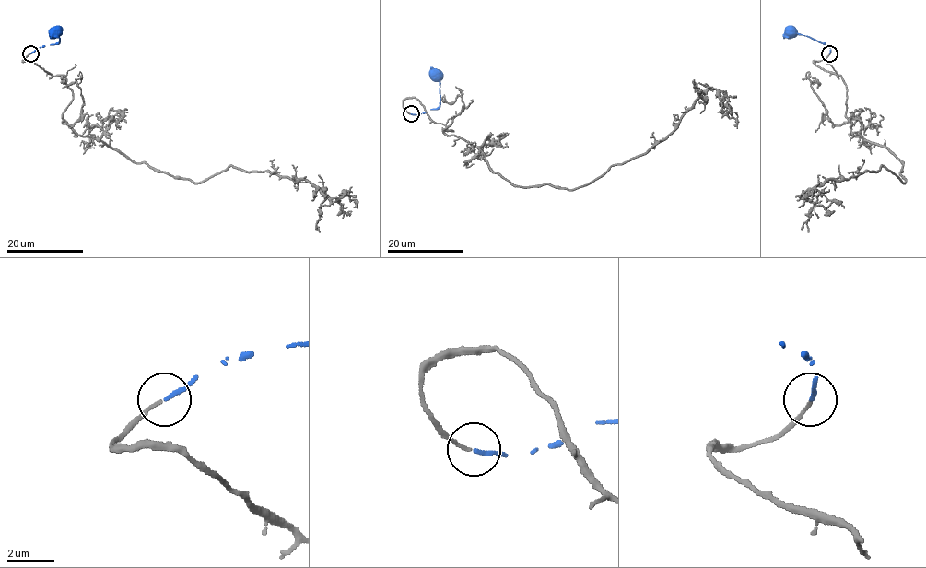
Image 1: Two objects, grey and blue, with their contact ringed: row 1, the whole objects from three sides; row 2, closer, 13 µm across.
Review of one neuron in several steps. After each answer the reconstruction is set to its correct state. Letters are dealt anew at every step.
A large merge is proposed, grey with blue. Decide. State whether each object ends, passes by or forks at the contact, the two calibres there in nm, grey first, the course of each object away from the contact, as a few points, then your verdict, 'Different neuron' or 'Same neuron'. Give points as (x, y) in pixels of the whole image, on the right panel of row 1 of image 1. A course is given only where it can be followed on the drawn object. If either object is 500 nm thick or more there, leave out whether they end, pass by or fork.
At the ring grey ends. At the ring blue ends. Thickness 110 nm (grey) against 160 nm. Course of grey: (829, 53), (814, 62), (842, 78), (850, 131), (884, 145), (906, 182), (883, 166), (804, 197), (844, 208). Course of blue: (829, 53), (829, 47), (825, 44), (791, 31). Same neuron

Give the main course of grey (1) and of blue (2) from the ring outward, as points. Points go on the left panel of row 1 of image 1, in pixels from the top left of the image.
1: (30, 53), (65, 78), (63, 119), (136, 163), (196, 183), (230, 166), (271, 171), (357, 208)
2: (30, 53), (41, 47), (59, 43), (59, 34), (54, 31)

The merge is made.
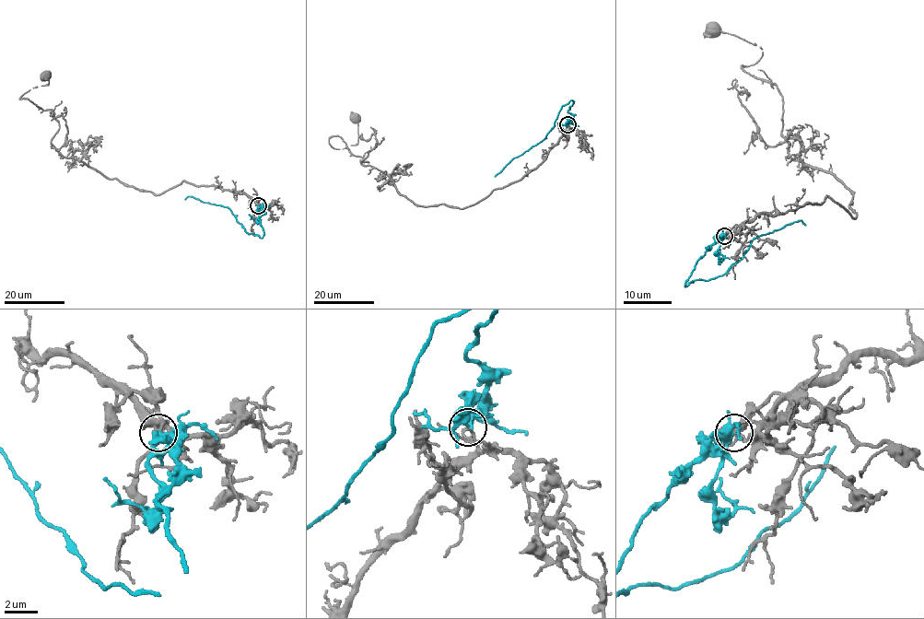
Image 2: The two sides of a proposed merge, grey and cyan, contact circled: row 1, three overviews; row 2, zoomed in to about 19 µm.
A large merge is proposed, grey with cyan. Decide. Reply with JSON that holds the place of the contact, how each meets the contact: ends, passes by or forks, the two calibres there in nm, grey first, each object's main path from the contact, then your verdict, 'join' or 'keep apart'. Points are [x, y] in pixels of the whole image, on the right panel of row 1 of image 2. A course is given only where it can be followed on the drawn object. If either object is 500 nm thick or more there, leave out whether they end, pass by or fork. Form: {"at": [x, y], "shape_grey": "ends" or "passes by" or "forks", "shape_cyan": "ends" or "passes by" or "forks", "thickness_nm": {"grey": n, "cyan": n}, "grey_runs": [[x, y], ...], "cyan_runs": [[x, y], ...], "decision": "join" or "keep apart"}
{"at": [724, 236], "shape_grey": "passes by", "shape_cyan": "ends", "thickness_nm": {"grey": 140, "cyan": 480}, "grey_runs": [[723, 237], [826, 197], [856, 214], [836, 177], [789, 155], [778, 89], [742, 67], [762, 48], [714, 29]], "cyan_runs": [[723, 237], [697, 262], [686, 286], [695, 279], [722, 275], [757, 237], [794, 222], [801, 221], [806, 226]], "decision": "keep apart"}

